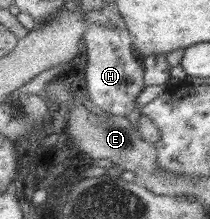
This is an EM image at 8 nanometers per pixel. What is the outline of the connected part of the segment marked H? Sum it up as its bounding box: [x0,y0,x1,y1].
[83,24,145,116]

